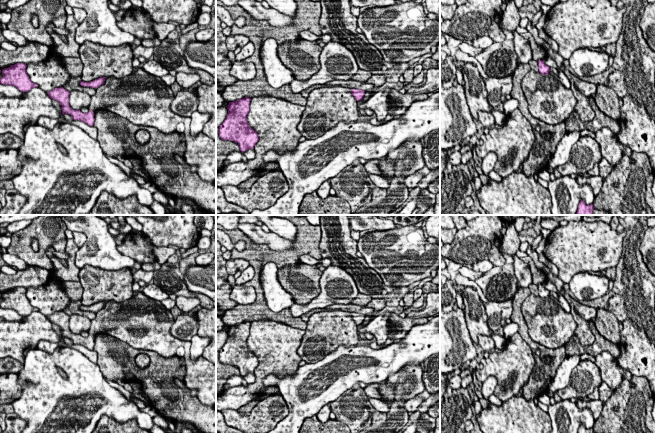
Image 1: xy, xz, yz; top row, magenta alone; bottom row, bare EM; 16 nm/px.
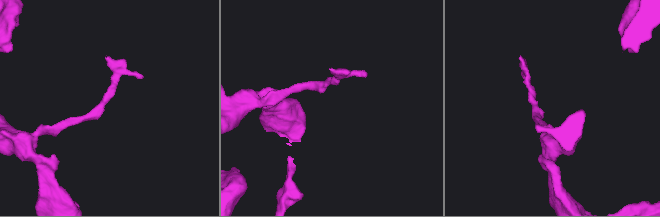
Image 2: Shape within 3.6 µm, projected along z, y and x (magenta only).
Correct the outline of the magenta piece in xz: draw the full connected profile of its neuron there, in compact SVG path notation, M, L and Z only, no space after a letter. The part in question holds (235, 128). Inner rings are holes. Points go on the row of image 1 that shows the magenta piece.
M245 97L229 102L227 117L219 127L221 139L236 142L242 153L248 149L254 149L259 140L257 132L248 125L247 121L250 101L251 98Z

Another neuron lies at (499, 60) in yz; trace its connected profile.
M505 39L503 42L494 42L475 58L489 77L513 76L518 67L513 40Z

